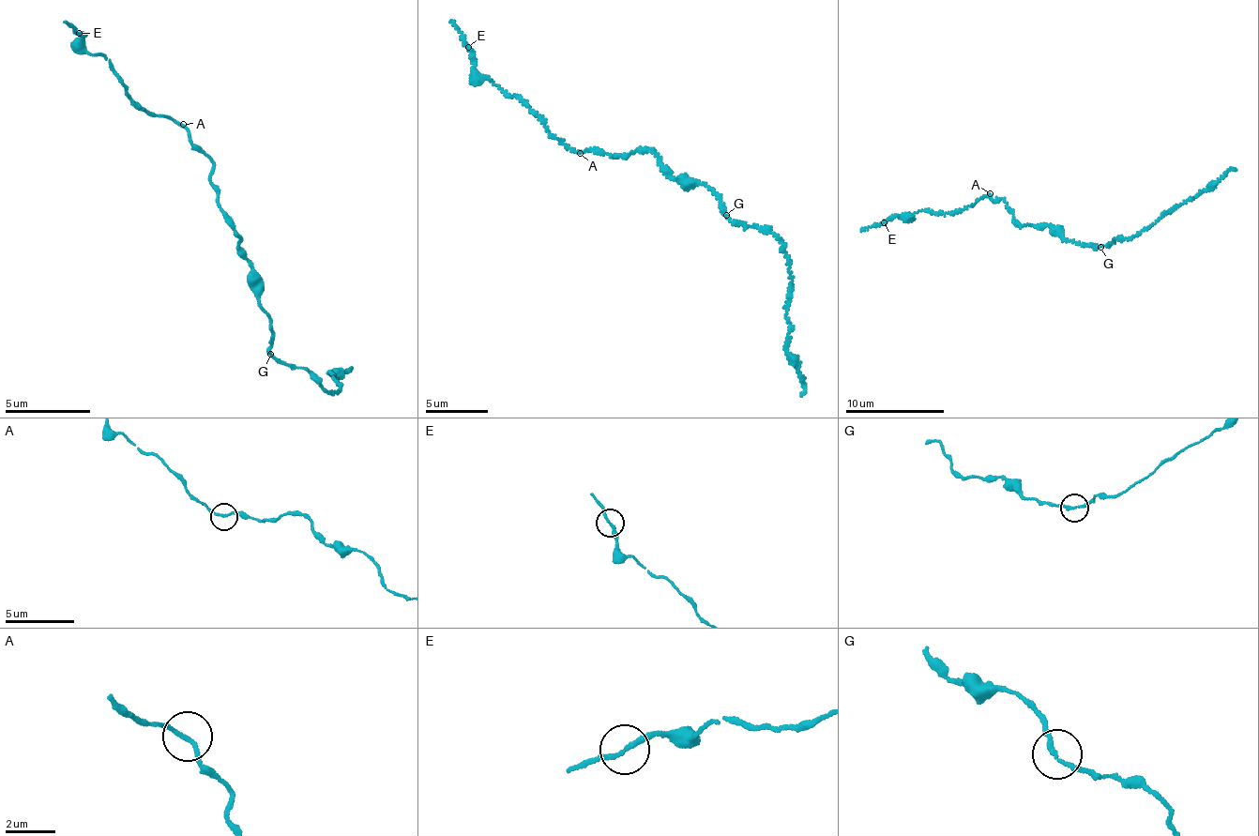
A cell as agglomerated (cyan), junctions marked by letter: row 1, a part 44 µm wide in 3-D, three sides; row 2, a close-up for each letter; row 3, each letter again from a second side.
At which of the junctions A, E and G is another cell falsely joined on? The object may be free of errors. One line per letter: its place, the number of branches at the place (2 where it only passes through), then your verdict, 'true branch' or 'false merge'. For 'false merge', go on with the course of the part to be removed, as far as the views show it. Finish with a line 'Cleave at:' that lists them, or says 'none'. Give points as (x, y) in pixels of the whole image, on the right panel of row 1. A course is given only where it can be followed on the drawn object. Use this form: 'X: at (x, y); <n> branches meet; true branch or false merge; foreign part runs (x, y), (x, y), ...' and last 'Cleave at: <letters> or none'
A: at (990, 193); 2 branches meet; true branch
E: at (884, 222); 2 branches meet; true branch
G: at (1100, 247); 2 branches meet; true branch
Cleave at: none

